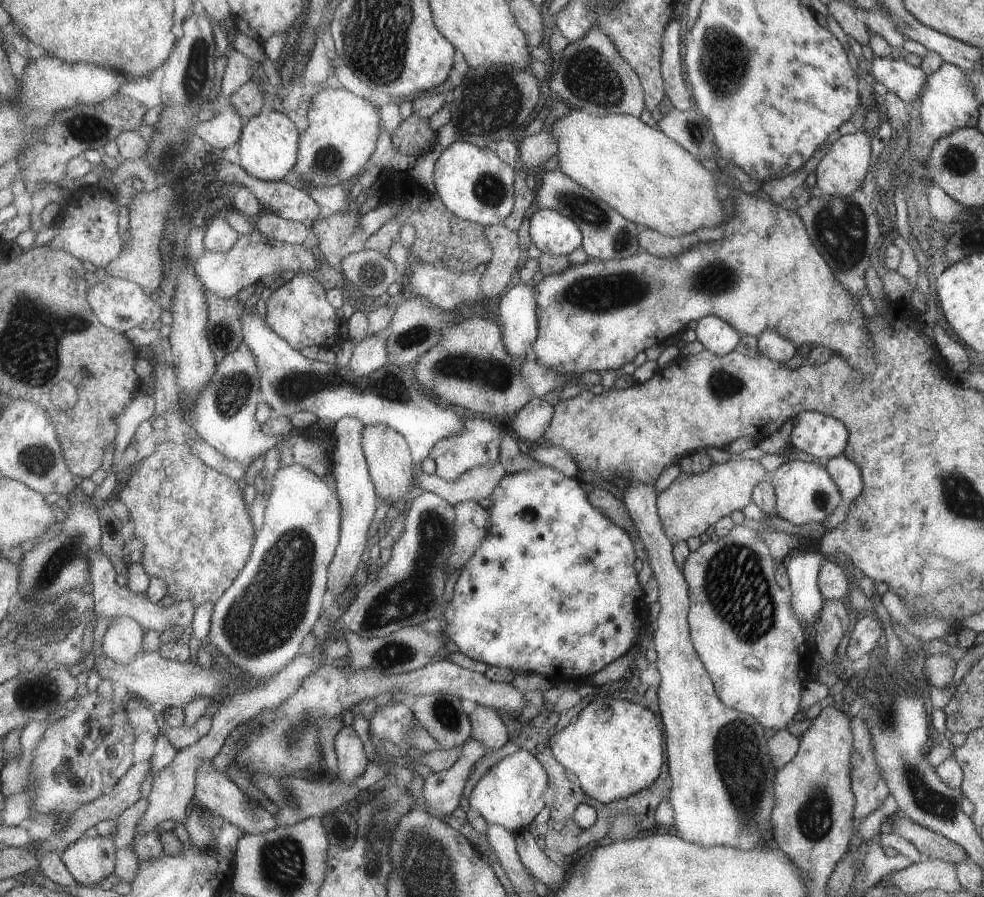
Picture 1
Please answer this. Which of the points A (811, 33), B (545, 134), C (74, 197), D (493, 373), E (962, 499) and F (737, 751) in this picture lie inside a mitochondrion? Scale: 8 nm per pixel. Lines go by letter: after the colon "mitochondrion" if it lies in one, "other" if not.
A: other
B: other
C: other
D: mitochondrion
E: mitochondrion
F: mitochondrion

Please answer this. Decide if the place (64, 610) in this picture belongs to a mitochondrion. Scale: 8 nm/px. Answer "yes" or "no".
yes

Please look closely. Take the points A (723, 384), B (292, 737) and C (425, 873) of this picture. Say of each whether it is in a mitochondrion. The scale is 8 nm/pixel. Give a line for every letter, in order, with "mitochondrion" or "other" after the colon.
A: mitochondrion
B: mitochondrion
C: mitochondrion

